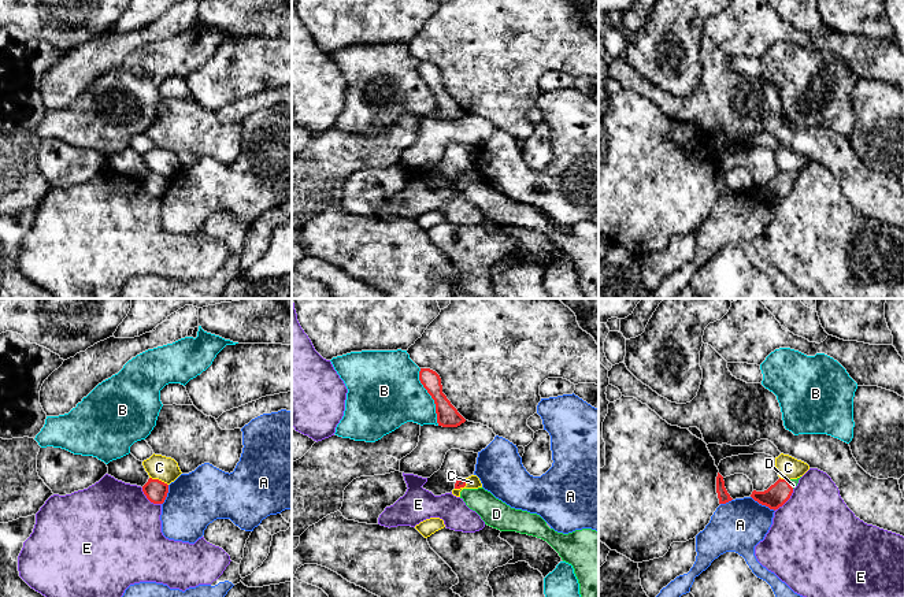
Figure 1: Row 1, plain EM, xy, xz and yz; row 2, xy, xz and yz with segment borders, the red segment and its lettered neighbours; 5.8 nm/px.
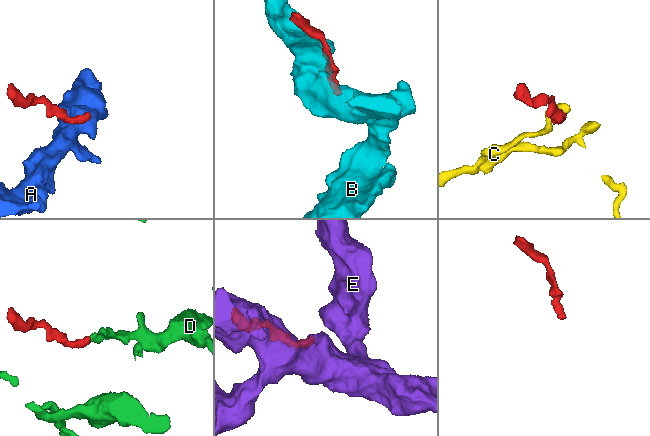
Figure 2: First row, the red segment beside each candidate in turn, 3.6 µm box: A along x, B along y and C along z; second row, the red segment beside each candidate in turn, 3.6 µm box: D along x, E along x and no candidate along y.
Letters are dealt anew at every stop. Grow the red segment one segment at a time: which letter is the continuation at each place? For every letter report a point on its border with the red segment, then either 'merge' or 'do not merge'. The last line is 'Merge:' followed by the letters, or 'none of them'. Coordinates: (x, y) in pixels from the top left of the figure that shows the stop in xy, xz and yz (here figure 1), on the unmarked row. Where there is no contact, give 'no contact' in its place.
A: contact yz (763, 197); do not merge
B: contact xz (432, 91); do not merge
C: contact xy (158, 173); do not merge
D: contact yz (789, 178); merge
E: contact xy (149, 193); do not merge
Merge: D

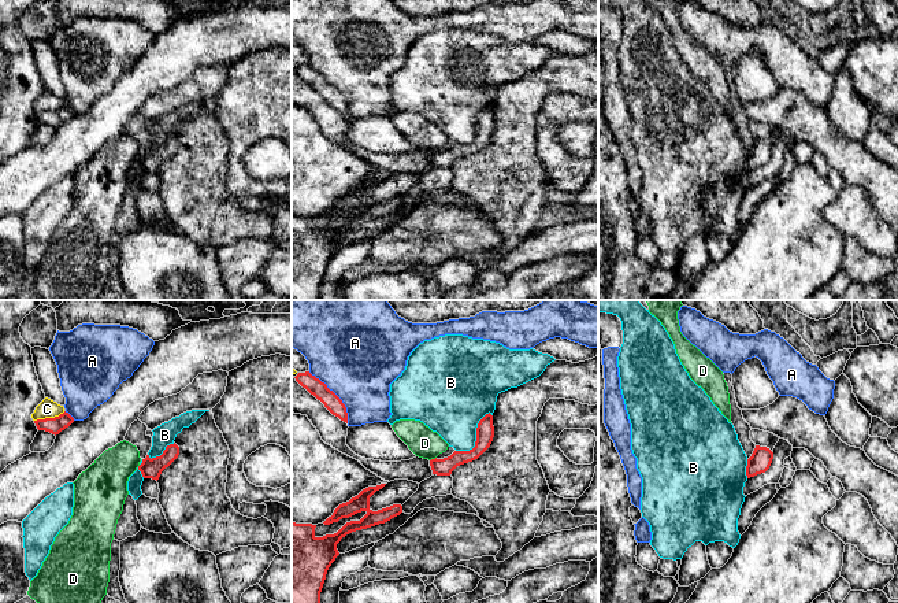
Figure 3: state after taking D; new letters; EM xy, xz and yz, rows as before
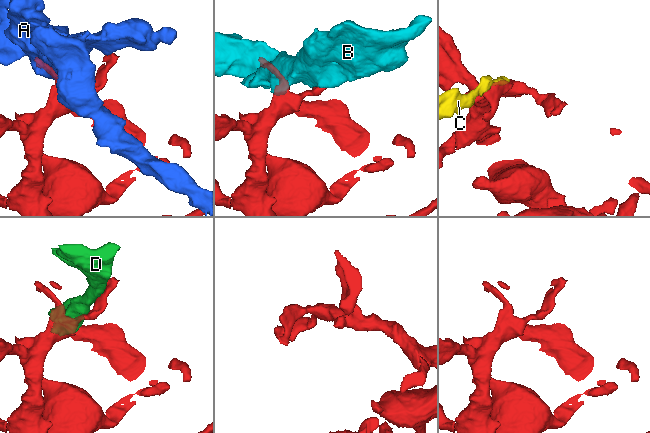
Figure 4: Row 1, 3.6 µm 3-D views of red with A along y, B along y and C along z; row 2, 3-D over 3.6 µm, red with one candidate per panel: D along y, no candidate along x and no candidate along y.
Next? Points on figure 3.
A: contact xz (336, 88); do not merge
B: contact xz (477, 130); do not merge
C: contact xy (49, 111); do not merge
D: contact xz (433, 152); do not merge
Merge: none of them

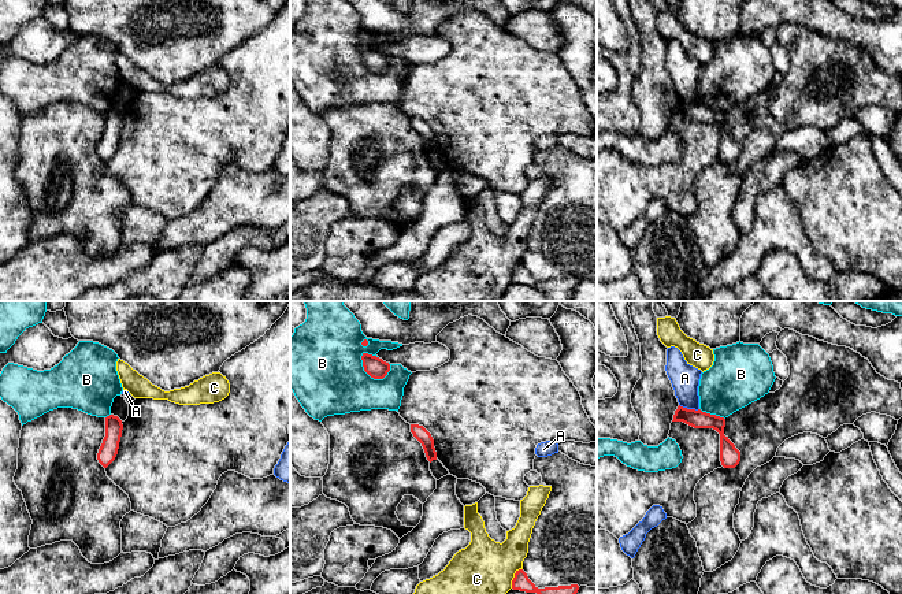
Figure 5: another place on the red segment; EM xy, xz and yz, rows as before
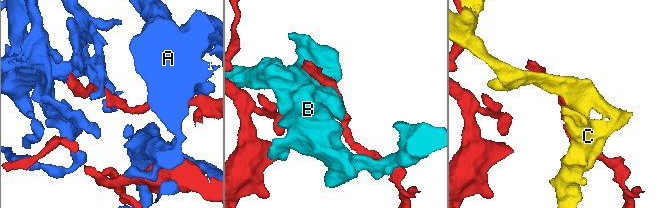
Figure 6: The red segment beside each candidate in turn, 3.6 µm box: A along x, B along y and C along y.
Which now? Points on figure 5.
A: contact yz (689, 103); do not merge
B: contact xz (364, 63); do not merge
C: contact xz (513, 271); do not merge
Merge: none of them

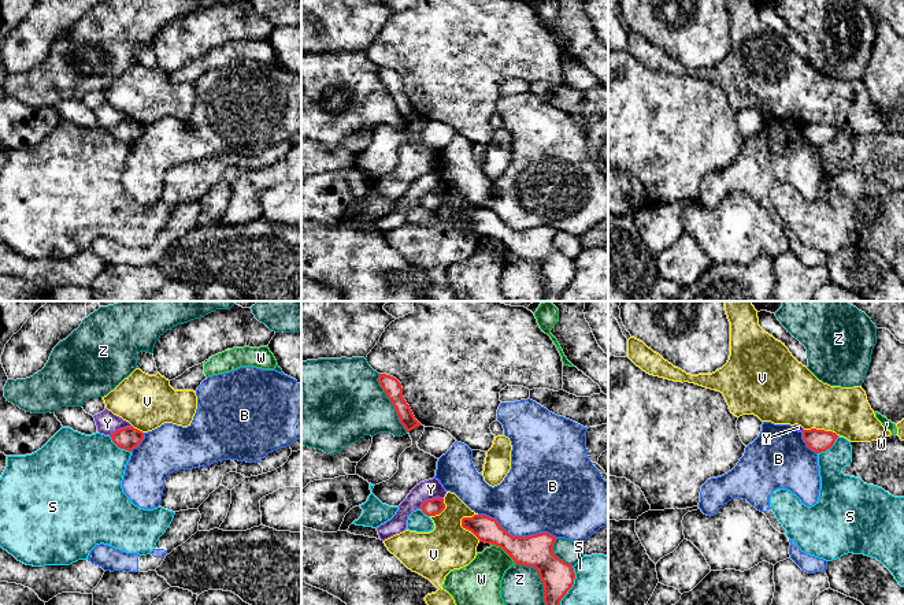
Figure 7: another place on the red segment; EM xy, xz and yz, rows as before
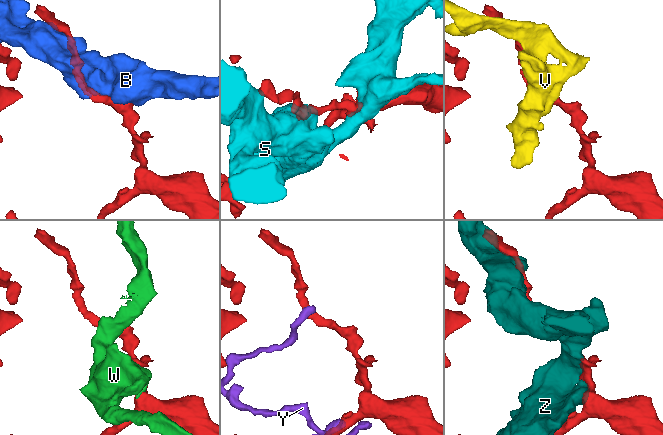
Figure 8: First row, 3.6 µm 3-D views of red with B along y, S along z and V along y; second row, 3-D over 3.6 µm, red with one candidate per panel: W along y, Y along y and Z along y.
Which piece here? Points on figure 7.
B: contact xz (518, 230); do not merge
S: contact xy (119, 140); do not merge
V: contact xz (466, 222); do not merge
W: contact xz (504, 244); do not merge
Y: contact xz (430, 193); do not merge
Z: contact xz (540, 271); do not merge
Merge: none of them

